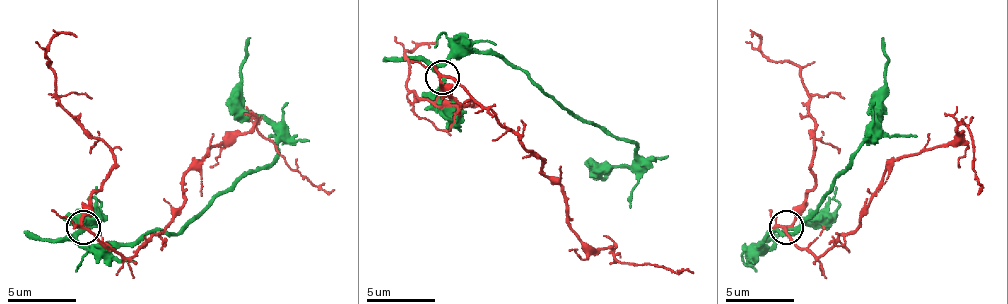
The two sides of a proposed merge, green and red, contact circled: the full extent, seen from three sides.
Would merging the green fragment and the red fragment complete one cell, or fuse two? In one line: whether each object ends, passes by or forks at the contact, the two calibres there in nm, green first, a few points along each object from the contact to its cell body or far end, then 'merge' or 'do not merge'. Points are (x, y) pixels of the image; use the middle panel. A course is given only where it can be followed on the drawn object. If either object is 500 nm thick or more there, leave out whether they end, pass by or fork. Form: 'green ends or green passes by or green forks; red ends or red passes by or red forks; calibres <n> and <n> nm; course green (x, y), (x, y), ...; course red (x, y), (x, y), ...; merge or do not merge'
green passes by; red forks; calibres 240 and 200 nm; course green (442, 78), (435, 67), (442, 60), (496, 54), (575, 115), (633, 142), (636, 159), (609, 173); course red (442, 78), (455, 78), (541, 159), (541, 170), (561, 187), (568, 224), (588, 245), (633, 265), (694, 272); do not merge

